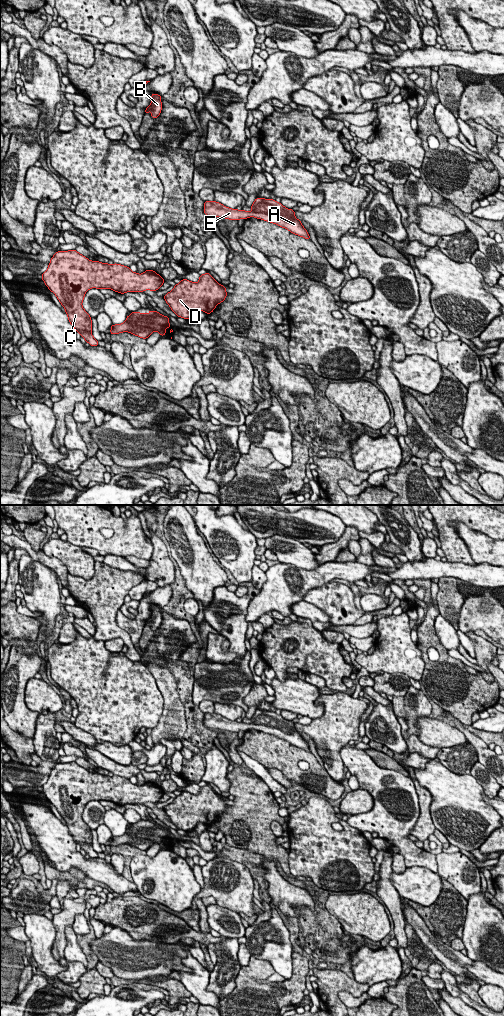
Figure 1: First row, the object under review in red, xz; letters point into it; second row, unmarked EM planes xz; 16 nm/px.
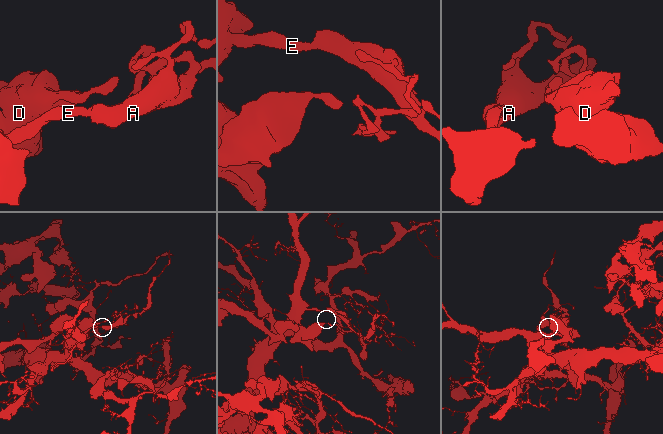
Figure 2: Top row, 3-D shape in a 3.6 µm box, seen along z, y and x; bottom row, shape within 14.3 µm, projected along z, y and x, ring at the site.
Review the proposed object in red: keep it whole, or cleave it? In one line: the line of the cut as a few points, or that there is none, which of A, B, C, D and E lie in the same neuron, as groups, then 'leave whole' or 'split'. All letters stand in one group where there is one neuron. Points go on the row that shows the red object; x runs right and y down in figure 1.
no cut | A B C D E | leave whole

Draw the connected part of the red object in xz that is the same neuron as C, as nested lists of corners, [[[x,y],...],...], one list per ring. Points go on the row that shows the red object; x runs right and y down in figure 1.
[[[76,249],[56,252],[41,278],[65,308],[70,324],[90,346],[98,346],[98,341],[91,333],[91,317],[82,306],[89,289],[112,289],[124,294],[156,291],[164,283],[155,270],[138,274],[120,264],[91,261]]]

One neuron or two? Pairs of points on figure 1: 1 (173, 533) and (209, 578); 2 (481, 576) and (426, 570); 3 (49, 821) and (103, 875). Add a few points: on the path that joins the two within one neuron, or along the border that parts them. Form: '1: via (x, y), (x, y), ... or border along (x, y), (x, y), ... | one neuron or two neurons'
1: via (184, 544), (198, 567) | one neuron
2: via (467, 573), (459, 570), (440, 570) | one neuron
3: via (54, 837), (78, 861), (87, 866) | one neuron

